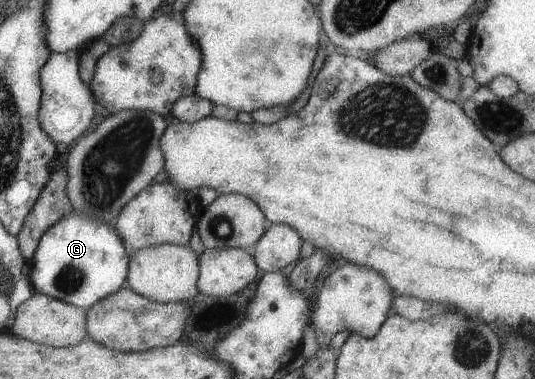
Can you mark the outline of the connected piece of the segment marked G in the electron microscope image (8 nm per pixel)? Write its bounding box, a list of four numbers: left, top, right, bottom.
[29,210,128,310]

